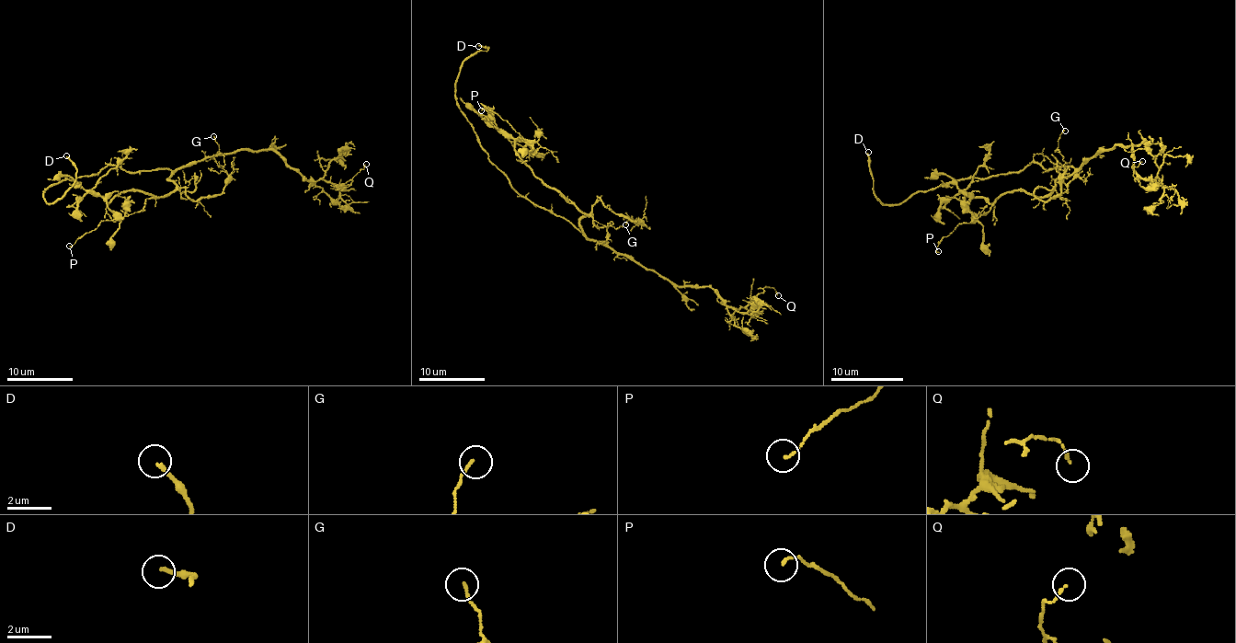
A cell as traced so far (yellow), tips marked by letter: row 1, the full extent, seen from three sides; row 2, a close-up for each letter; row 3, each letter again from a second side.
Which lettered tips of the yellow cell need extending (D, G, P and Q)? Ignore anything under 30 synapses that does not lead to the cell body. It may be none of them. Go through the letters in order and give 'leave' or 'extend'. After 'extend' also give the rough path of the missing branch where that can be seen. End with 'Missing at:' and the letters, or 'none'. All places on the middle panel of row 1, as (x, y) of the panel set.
D: extend
G: leave
P: leave
Q: leave
Missing at: D

